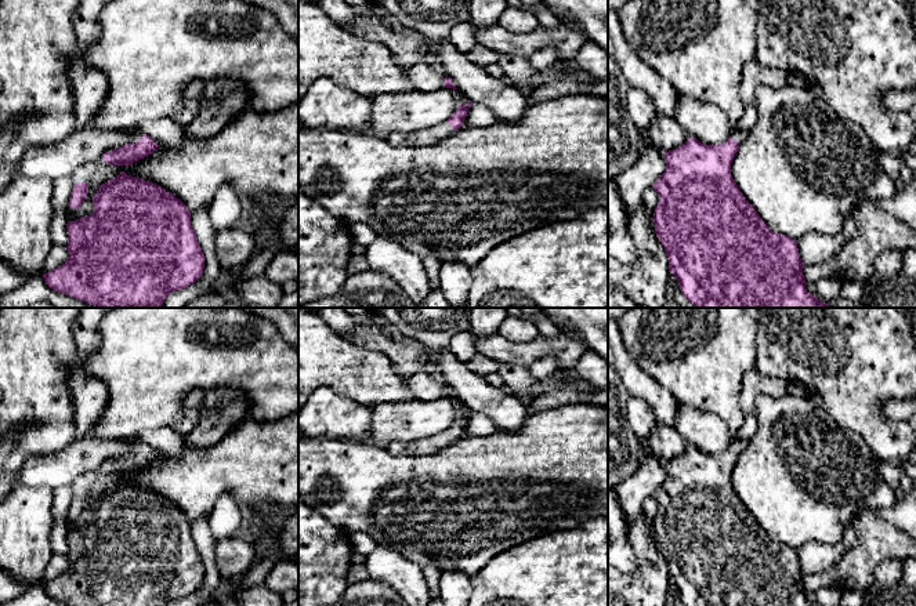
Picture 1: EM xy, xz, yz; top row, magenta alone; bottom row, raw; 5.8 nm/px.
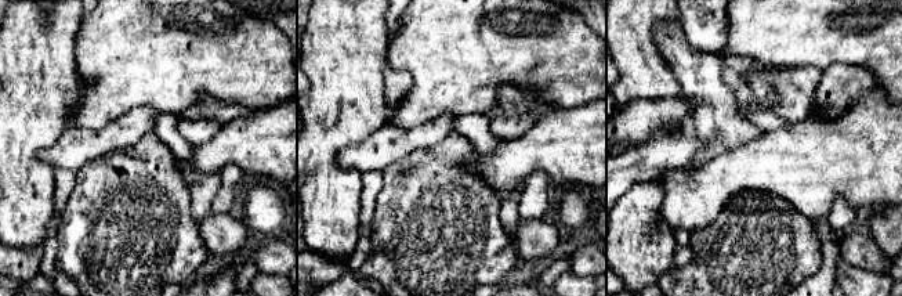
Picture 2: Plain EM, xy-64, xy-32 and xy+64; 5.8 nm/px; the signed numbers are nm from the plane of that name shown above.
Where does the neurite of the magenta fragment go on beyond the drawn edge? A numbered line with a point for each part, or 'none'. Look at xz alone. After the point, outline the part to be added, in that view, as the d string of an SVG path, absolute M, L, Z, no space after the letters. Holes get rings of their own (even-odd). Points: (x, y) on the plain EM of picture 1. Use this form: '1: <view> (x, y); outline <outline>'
1: xz (430, 445); outline M443 431L424 439L416 439L413 442L391 442L387 446L387 450L392 454L423 456L432 454L442 447L452 444L453 442L455 439L452 435L448 431Z

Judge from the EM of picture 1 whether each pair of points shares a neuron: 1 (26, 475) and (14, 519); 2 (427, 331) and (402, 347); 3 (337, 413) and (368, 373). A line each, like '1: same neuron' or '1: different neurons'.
1: different neurons
2: different neurons
3: different neurons

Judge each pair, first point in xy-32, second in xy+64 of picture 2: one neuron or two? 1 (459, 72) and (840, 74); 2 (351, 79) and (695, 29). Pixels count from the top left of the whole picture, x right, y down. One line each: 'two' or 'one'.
1: two
2: two

